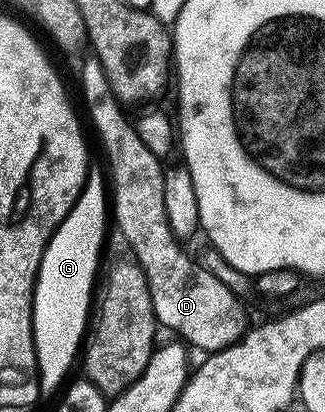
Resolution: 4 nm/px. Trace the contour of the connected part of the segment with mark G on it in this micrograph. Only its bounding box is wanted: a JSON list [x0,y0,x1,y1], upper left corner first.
[33,162,109,396]

